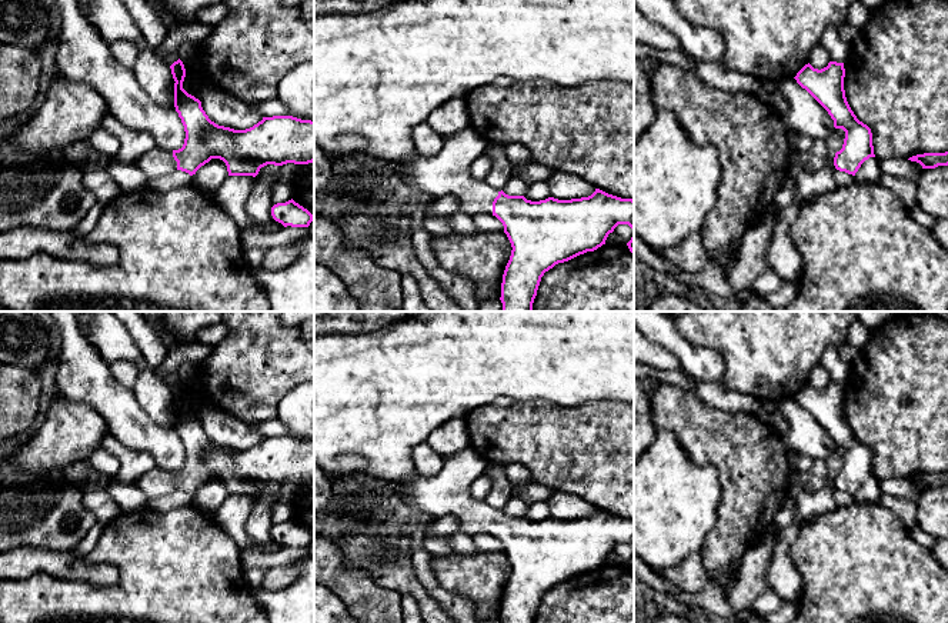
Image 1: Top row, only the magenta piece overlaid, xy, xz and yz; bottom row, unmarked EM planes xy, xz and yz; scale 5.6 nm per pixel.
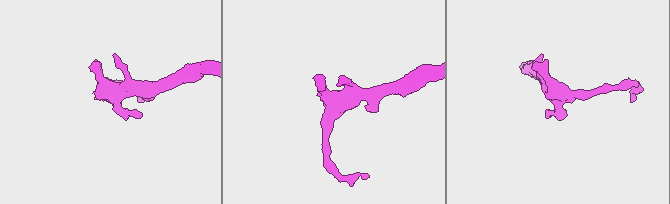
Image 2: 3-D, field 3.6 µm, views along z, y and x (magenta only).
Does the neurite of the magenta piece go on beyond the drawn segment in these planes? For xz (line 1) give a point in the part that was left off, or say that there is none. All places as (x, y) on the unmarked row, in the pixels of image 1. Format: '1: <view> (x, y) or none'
1: xz (449, 493)

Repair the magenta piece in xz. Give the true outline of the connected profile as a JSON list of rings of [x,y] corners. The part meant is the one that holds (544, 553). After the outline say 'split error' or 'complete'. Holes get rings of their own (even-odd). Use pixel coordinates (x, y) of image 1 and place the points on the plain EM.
[[[467,446],[461,452],[444,456],[444,467],[433,477],[415,476],[411,480],[390,482],[395,487],[393,503],[398,507],[411,506],[425,517],[437,520],[455,517],[461,532],[474,536],[488,533],[504,546],[504,553],[511,563],[511,576],[505,586],[501,603],[501,623],[534,623],[541,597],[558,583],[568,582],[587,572],[594,572],[602,564],[618,544],[628,544],[632,557],[627,563],[634,574],[634,520],[608,514],[600,509],[588,517],[558,520],[548,517],[540,522],[527,520],[524,516],[508,516],[497,512],[484,500],[471,494],[473,482],[487,467],[487,460]]]; split error

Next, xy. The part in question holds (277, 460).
[[[178,379],[171,386],[174,399],[174,427],[184,446],[186,459],[178,470],[161,470],[154,467],[141,474],[134,486],[141,490],[147,500],[181,490],[190,496],[208,483],[220,479],[226,483],[228,496],[256,497],[261,487],[267,484],[283,486],[287,483],[308,484],[314,482],[314,442],[301,440],[293,436],[263,437],[261,442],[246,450],[234,450],[218,446],[208,439],[201,427],[201,422],[183,409],[186,389]]]; split error

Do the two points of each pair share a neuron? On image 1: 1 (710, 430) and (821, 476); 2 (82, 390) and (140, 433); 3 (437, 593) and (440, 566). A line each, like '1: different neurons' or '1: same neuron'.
1: different neurons
2: same neuron
3: different neurons

